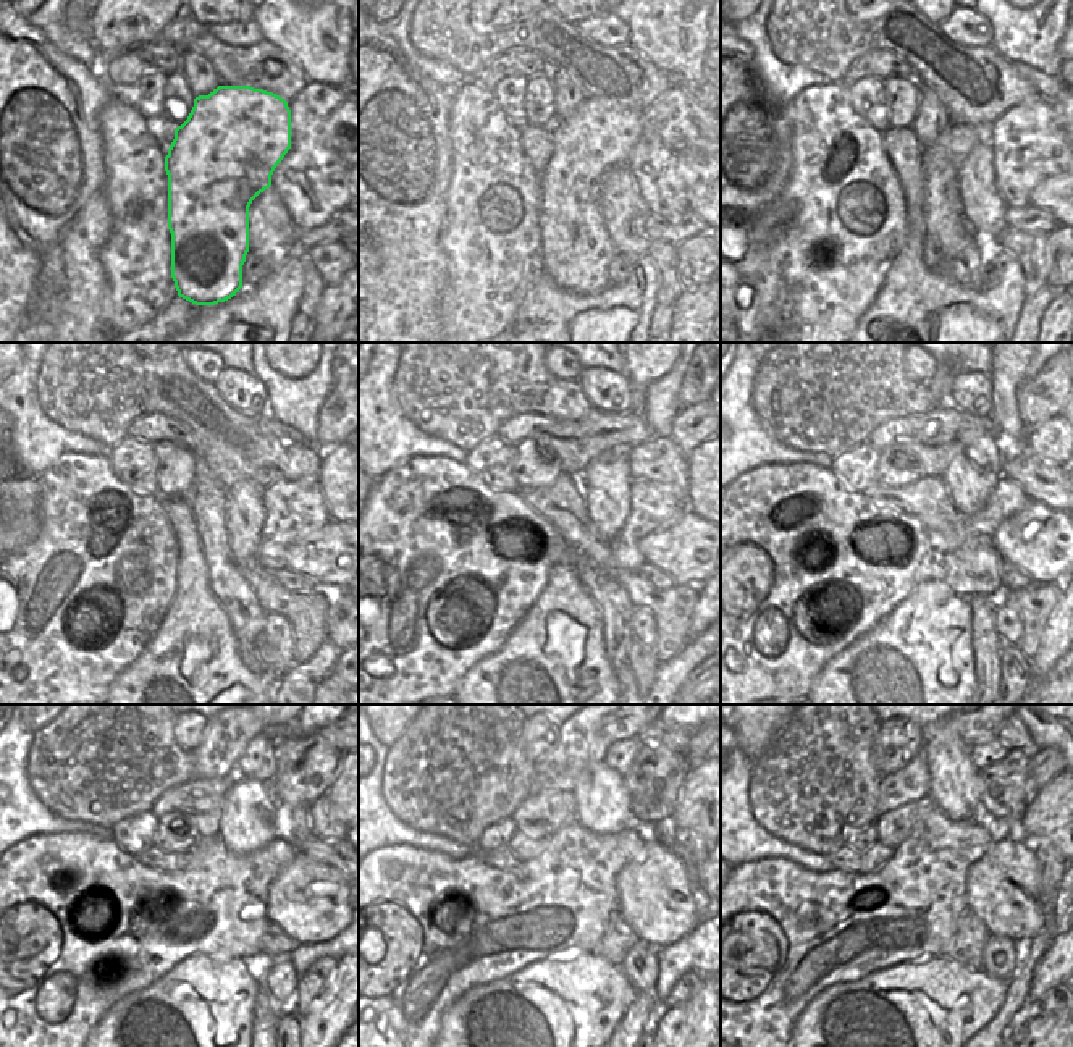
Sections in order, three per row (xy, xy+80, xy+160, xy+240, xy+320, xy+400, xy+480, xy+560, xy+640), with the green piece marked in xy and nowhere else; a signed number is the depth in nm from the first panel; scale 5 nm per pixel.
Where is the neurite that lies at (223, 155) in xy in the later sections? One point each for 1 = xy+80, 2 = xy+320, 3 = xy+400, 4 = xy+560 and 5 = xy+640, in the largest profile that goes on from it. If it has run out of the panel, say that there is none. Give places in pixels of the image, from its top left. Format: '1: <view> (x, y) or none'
1: xy+80 (598, 136)
2: xy+320 (624, 671)
3: none
4: none
5: none

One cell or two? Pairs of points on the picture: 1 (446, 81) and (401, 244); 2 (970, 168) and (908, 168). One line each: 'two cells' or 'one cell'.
1: two cells
2: two cells

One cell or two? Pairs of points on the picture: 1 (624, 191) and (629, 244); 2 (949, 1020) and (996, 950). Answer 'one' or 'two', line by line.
1: one
2: one

